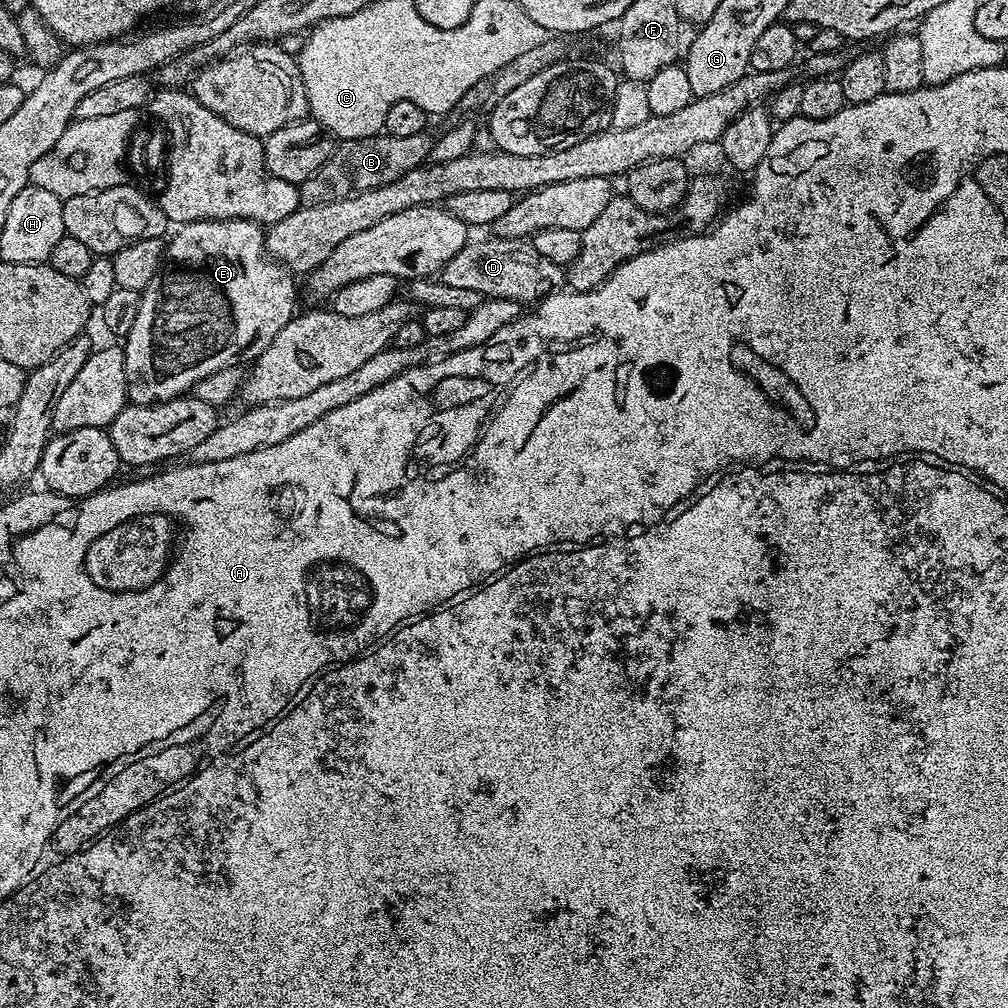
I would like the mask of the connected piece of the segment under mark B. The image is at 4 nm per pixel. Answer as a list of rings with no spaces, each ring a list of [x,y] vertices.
[[[427,131],[410,134],[410,138],[394,138],[387,134],[339,141],[332,149],[332,157],[304,184],[299,185],[300,198],[305,205],[325,204],[352,195],[366,188],[377,188],[402,178],[410,170],[419,168],[428,160],[433,137]]]

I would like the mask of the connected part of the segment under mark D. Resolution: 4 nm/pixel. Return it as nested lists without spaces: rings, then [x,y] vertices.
[[[489,235],[488,240],[473,239],[465,248],[458,250],[438,276],[446,286],[478,290],[483,298],[517,300],[521,306],[539,302],[565,283],[566,272],[561,265],[542,258],[527,239],[511,240],[505,236]]]

